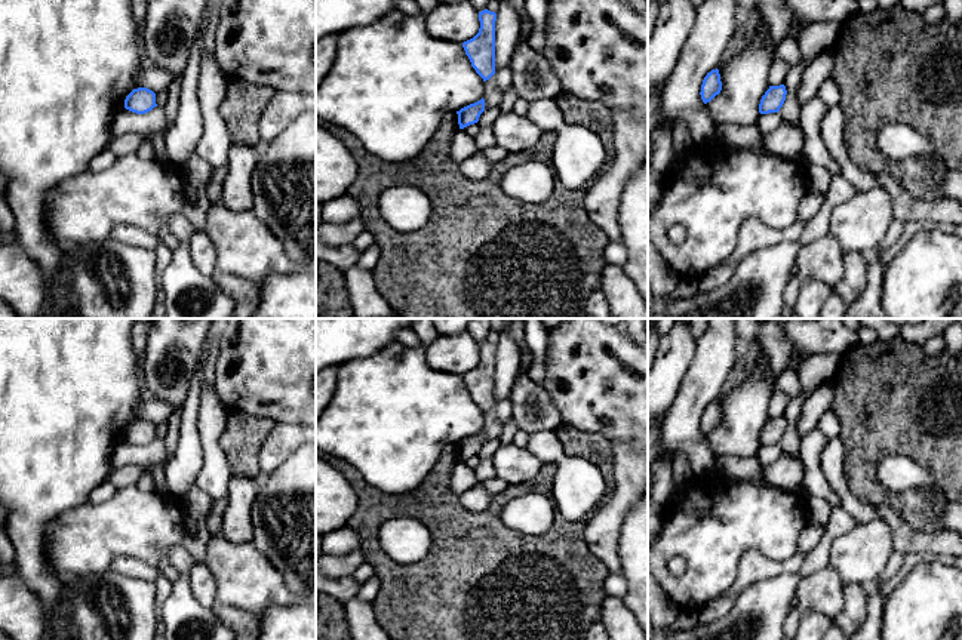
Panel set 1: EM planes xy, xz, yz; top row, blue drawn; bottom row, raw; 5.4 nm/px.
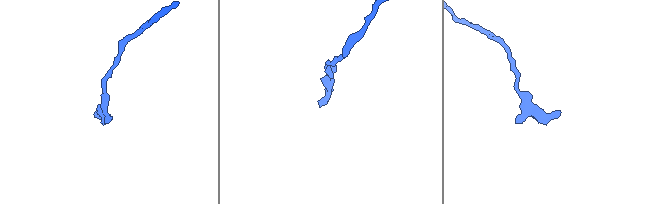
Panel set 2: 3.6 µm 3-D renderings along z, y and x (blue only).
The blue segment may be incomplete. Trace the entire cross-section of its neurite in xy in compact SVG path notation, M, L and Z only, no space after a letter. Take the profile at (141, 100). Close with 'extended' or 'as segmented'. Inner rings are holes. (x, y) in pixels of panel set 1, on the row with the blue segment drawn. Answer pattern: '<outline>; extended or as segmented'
M147 87L133 89L125 99L125 108L136 114L145 114L154 107L156 93Z; as segmented

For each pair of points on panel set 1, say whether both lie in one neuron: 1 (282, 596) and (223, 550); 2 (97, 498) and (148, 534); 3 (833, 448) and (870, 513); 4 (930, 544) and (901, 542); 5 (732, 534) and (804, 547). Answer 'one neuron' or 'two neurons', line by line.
1: one neuron
2: two neurons
3: one neuron
4: one neuron
5: two neurons

